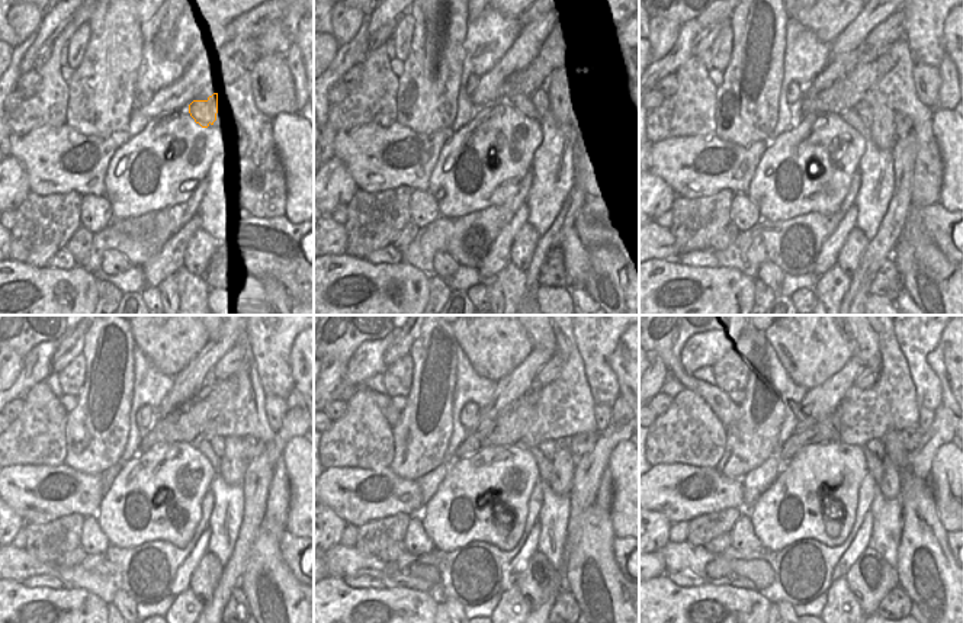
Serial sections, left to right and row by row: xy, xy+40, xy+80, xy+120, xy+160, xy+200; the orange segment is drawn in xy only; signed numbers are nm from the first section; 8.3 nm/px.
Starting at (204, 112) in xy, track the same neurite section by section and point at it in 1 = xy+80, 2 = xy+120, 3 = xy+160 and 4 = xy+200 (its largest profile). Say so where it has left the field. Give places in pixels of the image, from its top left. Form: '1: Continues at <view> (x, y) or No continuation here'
1: Continues at xy+80 (862, 111)
2: Continues at xy+120 (217, 443)
3: Continues at xy+160 (548, 448)
4: Continues at xy+200 (876, 446)

